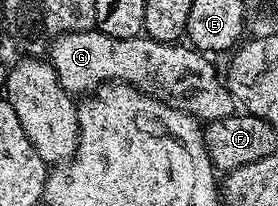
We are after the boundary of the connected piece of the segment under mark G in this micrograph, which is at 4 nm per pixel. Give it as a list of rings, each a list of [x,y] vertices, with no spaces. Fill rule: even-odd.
[[[93,27],[53,37],[49,45],[52,46],[46,54],[47,60],[67,93],[91,95],[109,83],[119,83],[132,85],[138,91],[181,109],[204,123],[237,112],[237,102],[228,90],[221,70],[219,73],[203,52],[187,44],[156,41],[147,35],[114,39]]]

